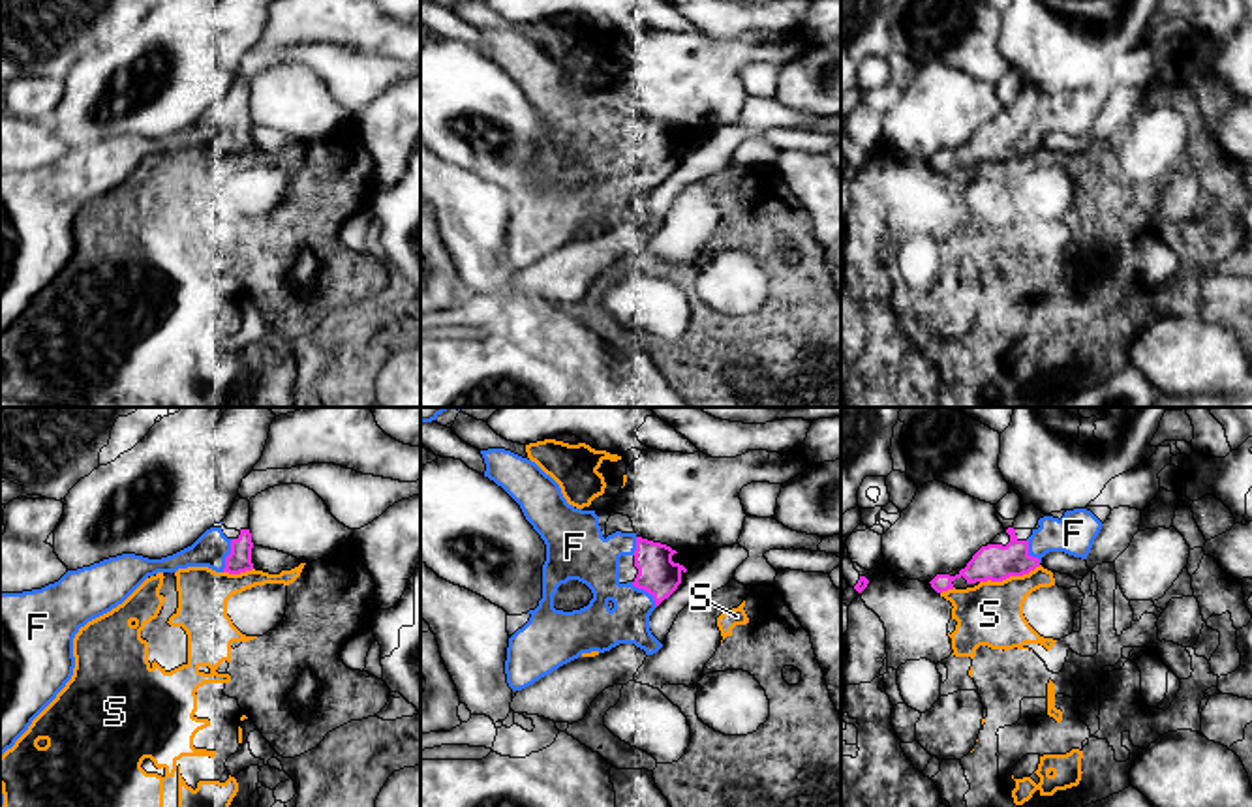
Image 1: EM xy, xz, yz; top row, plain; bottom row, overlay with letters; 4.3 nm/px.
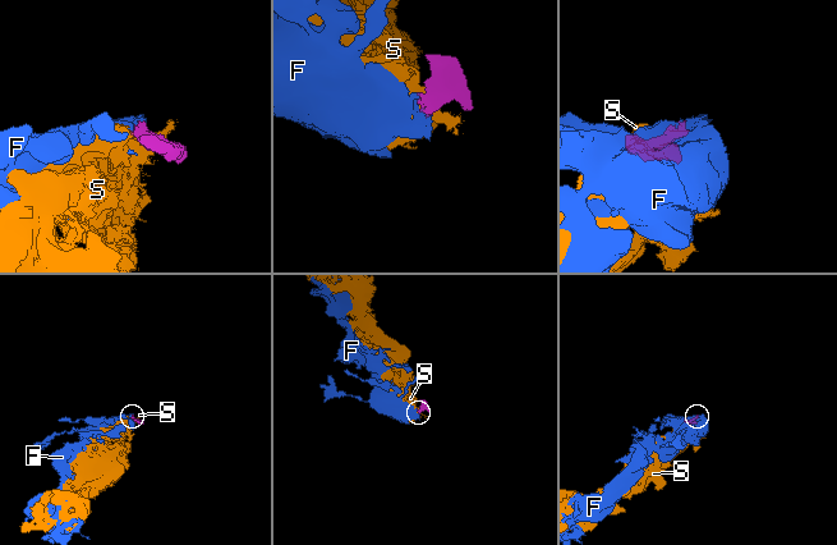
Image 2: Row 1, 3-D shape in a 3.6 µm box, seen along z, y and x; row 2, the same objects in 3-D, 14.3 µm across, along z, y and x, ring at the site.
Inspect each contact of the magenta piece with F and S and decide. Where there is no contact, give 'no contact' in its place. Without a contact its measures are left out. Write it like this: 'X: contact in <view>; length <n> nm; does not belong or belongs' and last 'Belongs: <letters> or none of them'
F: contact in xz; length 160 nm; belongs
S: contact in yz; length 280 nm; does not belong
Belongs: F

